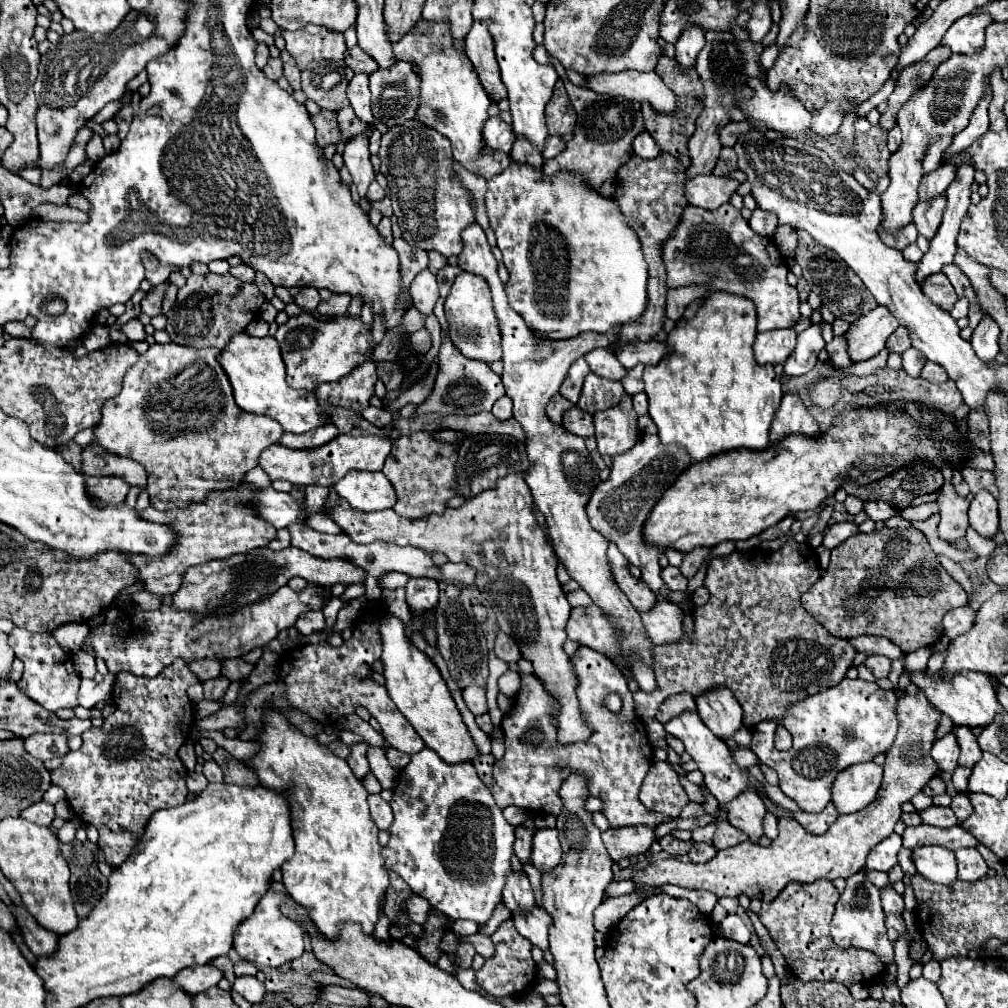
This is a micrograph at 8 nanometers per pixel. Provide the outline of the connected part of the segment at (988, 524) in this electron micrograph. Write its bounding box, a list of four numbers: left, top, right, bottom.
[968,489,998,537]

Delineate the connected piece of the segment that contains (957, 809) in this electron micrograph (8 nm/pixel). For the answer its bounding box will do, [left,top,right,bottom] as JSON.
[952,793,972,821]

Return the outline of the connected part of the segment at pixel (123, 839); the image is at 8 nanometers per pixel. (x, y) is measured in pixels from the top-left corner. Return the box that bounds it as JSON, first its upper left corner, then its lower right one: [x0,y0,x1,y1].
[52,659,200,867]

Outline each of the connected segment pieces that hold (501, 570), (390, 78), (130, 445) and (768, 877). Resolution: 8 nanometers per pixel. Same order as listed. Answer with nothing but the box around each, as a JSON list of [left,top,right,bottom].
[[330,473,592,745],[370,61,420,125],[94,343,284,511],[634,691,940,901]]

